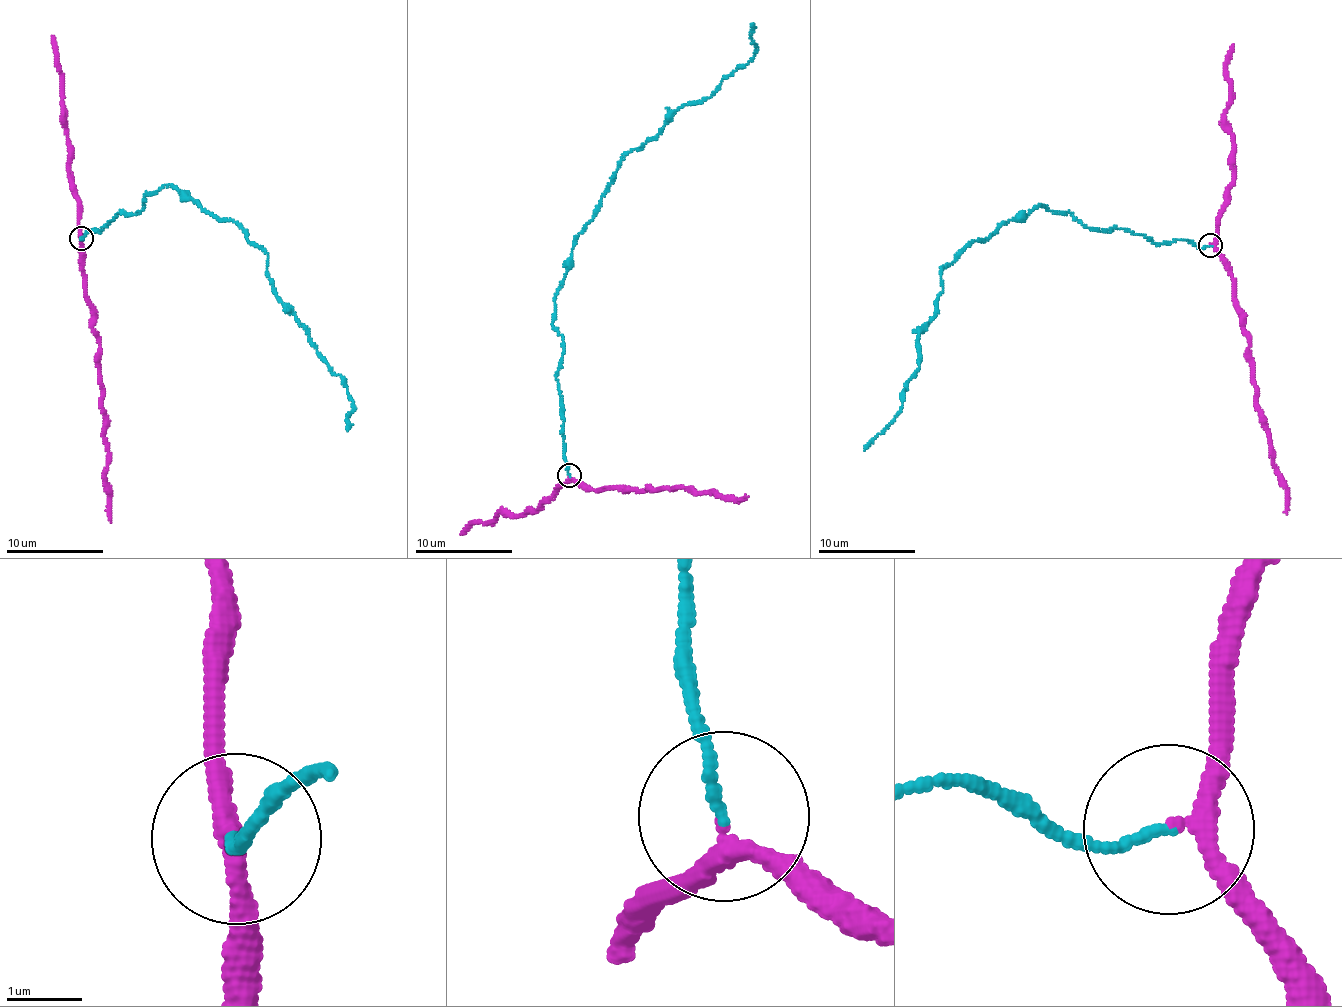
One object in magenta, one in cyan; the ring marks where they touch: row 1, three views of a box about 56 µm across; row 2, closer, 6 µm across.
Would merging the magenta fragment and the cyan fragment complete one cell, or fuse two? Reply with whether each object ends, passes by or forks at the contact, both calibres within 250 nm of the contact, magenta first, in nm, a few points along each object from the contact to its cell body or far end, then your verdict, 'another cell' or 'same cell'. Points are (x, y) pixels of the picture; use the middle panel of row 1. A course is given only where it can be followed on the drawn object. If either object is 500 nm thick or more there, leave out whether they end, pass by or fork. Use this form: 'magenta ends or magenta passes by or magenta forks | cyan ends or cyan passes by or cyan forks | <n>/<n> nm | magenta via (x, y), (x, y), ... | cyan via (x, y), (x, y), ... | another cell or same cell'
magenta passes by | cyan ends | 240/110 nm | magenta via (570, 474), (595, 490), (606, 487), (646, 489), (681, 485), (703, 494), (717, 491), (734, 500), (748, 496) | cyan via (570, 474), (555, 377), (563, 336), (552, 324), (573, 241), (617, 162), (757, 52), (753, 23) | same cell

